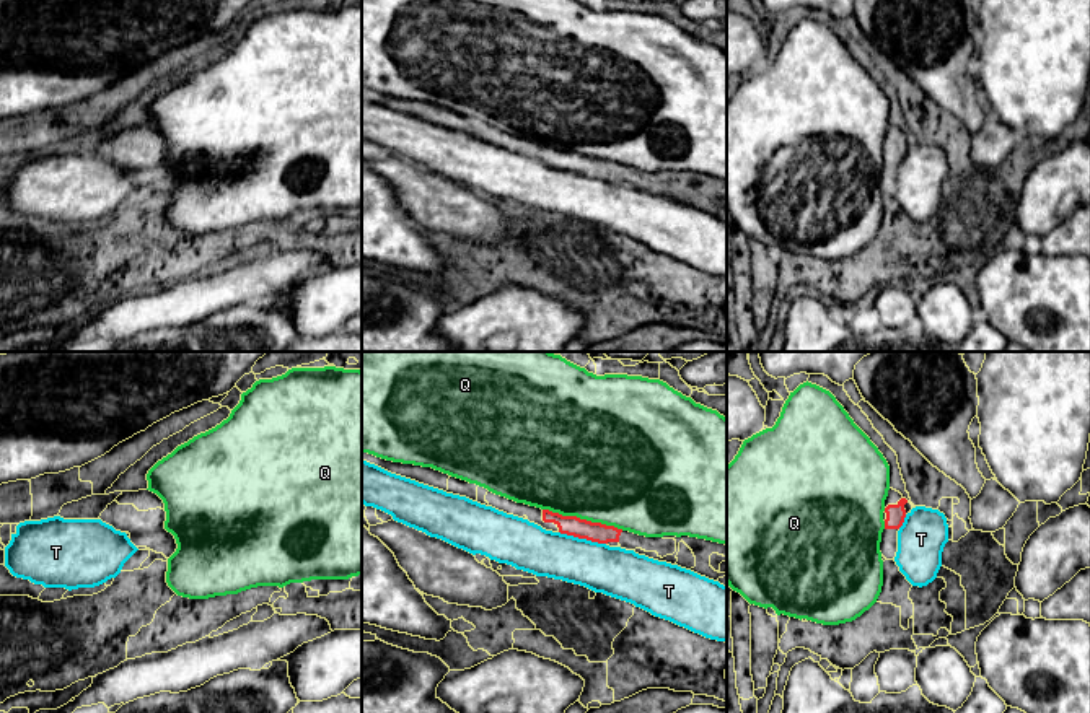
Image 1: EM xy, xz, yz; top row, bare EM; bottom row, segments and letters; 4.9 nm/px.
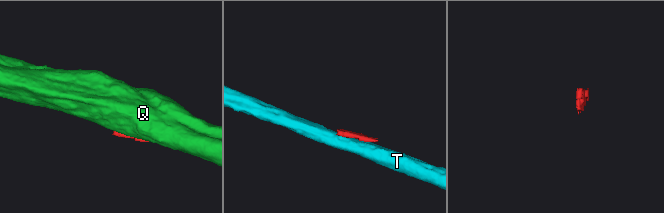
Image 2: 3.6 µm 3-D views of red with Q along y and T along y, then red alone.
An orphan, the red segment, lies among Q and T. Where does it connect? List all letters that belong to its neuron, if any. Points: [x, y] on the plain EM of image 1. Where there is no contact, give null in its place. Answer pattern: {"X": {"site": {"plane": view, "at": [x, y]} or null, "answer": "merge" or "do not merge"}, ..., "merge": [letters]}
{"Q": {"site": {"plane": "xz", "at": [584, 155]}, "answer": "do not merge"}, "T": {"site": {"plane": "xz", "at": [582, 173]}, "answer": "do not merge"}, "merge": []}

